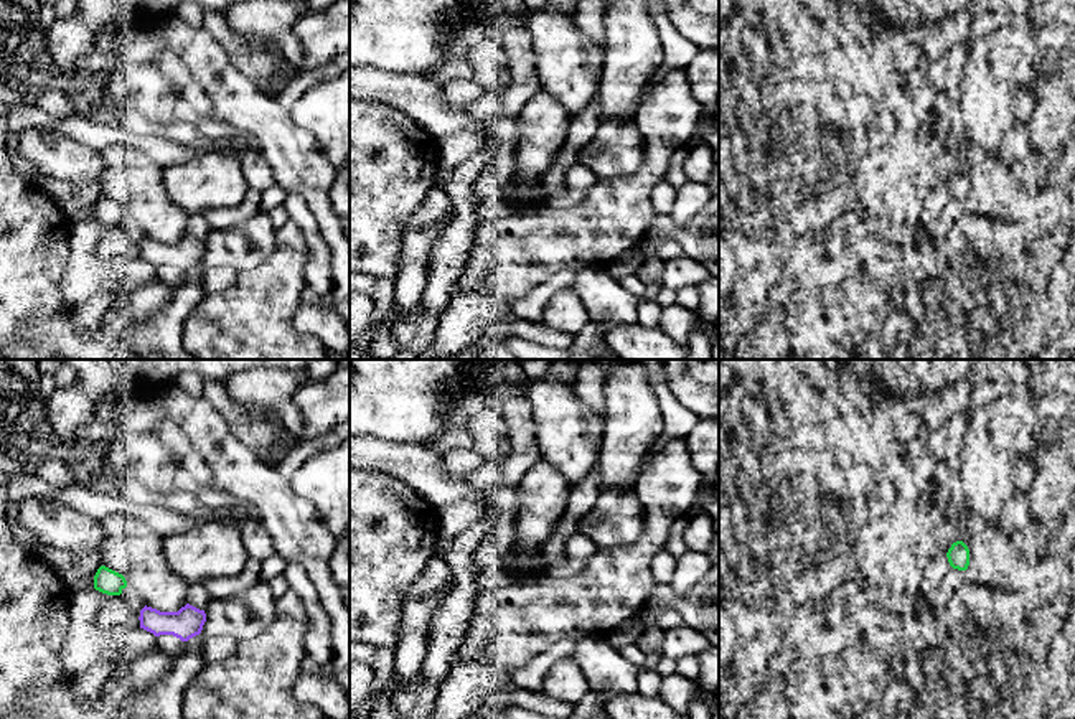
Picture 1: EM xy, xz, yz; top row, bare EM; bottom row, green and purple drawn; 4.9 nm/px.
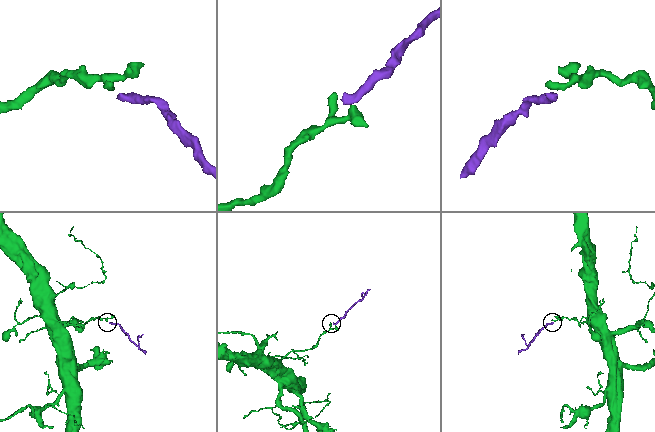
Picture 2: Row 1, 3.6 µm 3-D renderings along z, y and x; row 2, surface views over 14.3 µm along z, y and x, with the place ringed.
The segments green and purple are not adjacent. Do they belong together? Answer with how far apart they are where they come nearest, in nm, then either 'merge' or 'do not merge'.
gap 130 nm; do not merge

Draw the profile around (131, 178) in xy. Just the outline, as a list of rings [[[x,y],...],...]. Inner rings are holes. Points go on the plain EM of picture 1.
[[[134,137],[107,147],[101,157],[104,160],[102,196],[122,204],[127,218],[138,224],[147,237],[160,242],[178,242],[186,236],[188,214],[171,203],[163,185],[163,168],[137,147]]]

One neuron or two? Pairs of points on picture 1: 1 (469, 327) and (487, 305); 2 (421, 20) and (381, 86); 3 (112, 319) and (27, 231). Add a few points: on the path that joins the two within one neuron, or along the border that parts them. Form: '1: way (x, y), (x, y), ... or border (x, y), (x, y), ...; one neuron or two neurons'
1: way (470, 322), (482, 310); one neuron
2: border (366, 65), (422, 73), (426, 76); two neurons
3: way (81, 338), (27, 287), (27, 267); one neuron

